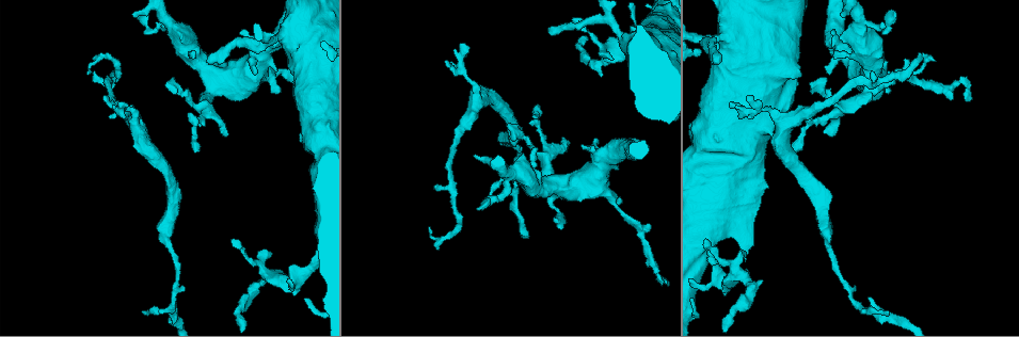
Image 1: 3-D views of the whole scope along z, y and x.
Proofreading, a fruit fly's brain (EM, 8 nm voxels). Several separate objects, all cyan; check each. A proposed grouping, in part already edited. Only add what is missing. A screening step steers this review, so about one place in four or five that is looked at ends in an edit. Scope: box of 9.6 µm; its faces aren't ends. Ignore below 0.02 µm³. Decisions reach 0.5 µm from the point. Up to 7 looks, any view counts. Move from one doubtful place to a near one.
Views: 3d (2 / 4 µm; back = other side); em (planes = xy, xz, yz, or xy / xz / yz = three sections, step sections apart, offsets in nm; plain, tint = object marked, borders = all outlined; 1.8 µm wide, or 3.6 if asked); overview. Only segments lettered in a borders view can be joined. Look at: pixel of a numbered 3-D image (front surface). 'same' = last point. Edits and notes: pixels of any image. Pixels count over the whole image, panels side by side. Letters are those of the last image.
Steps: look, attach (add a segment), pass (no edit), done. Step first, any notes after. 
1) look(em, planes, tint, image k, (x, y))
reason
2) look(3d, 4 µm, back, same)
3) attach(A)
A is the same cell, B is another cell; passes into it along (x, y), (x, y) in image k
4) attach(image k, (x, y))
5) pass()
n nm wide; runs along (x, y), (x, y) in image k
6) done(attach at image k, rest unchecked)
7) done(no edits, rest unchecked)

look(em, xy, step 4, borders, image 1, (841, 16))
branch stops here

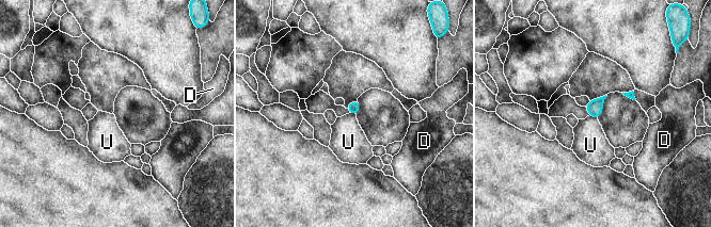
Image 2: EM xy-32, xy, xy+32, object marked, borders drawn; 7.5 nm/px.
pass()
U touches over 70 nm; D and U are other cells; none of them fits

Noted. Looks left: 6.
look(em, planes, borders, image 1, (836, 58))
an open end

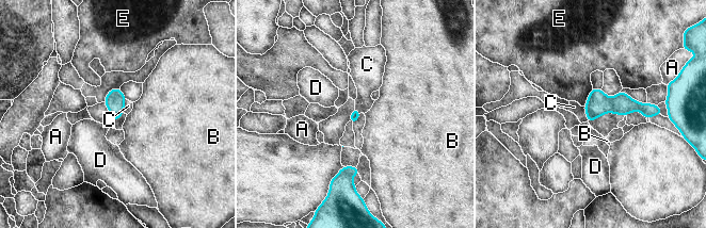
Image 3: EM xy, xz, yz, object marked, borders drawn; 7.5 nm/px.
pass()
A, B, C, D and E are other cells; runs along (588, 107), (636, 106), (657, 111) in image 3; no lettered segment goes on from it

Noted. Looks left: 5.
look(3d, 2 µm, image 1, (704, 241))
thin end

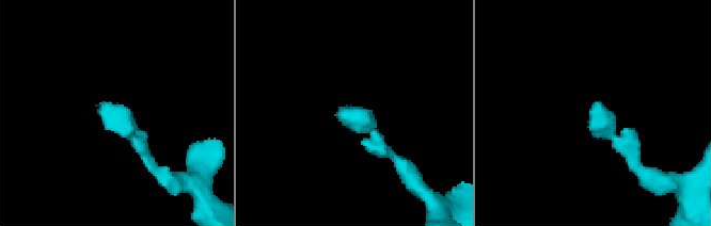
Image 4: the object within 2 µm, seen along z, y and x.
look(em, xy, step 8, tint, image 4, (340, 110))

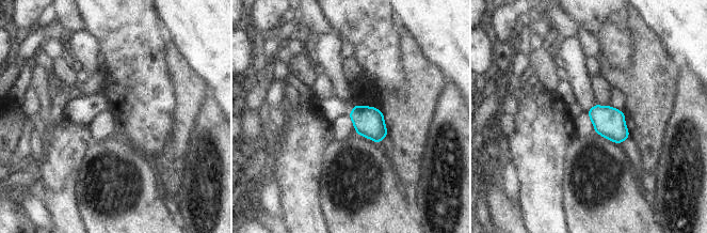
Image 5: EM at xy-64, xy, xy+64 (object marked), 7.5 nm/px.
look(em, planes, borders, same)

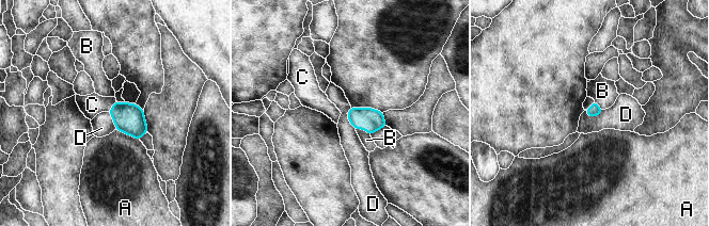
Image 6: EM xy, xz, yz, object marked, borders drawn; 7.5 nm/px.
attach(image 6, (588, 101))
90 nm wide; C is the same cell, A, B and D are other cells; passes into it along (595, 110), (592, 106), (588, 101) in image 6; it goes on there

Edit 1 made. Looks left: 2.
done(attach at image 6, rest unchecked)

